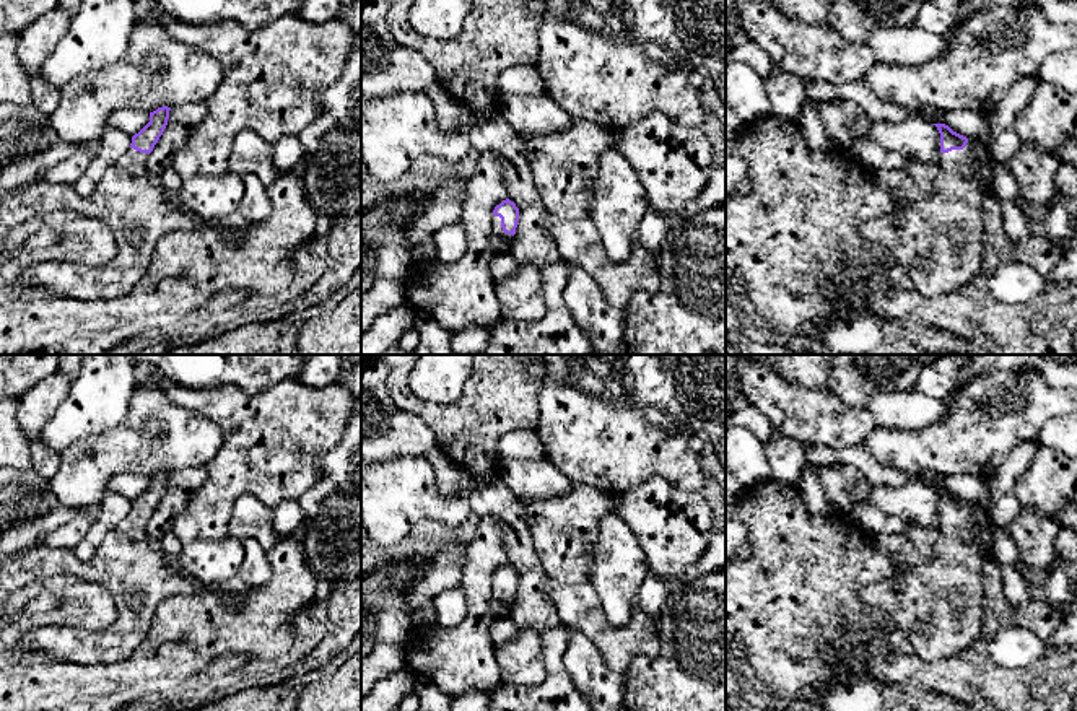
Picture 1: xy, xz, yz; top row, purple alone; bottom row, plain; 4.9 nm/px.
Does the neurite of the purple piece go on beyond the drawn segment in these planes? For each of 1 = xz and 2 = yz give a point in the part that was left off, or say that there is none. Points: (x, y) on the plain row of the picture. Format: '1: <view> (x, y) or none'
1: xz (501, 606)
2: yz (937, 604)

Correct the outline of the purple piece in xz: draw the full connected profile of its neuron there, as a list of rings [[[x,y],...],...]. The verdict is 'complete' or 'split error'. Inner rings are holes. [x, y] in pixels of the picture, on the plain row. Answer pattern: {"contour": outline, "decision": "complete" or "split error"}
{"contour": [[[509,563],[495,571],[491,584],[491,607],[496,618],[506,618],[509,615],[517,586],[519,573]]], "decision": "split error"}

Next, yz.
{"contour": [[[945,488],[934,490],[940,498],[940,537],[934,556],[861,591],[862,602],[887,612],[927,662],[953,659],[979,638],[984,620],[983,565],[992,553],[994,526],[983,506],[966,503]]], "decision": "split error"}

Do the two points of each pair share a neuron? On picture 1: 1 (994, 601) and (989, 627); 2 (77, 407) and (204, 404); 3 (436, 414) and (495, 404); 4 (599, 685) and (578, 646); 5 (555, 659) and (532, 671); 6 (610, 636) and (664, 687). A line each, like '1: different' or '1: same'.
1: same
2: different
3: same
4: same
5: different
6: different

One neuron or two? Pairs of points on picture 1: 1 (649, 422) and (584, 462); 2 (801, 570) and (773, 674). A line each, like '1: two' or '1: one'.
1: one
2: one

